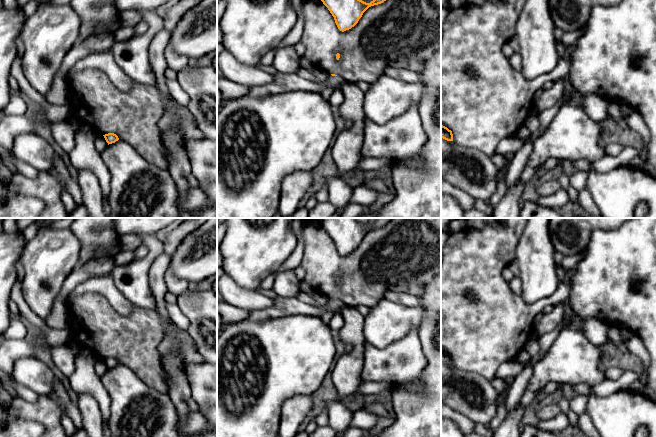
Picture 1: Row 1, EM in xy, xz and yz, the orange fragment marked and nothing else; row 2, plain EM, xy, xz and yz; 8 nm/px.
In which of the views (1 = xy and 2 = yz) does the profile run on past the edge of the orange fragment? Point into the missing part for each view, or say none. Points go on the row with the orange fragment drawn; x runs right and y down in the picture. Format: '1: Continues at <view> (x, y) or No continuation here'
1: No continuation here
2: No continuation here

